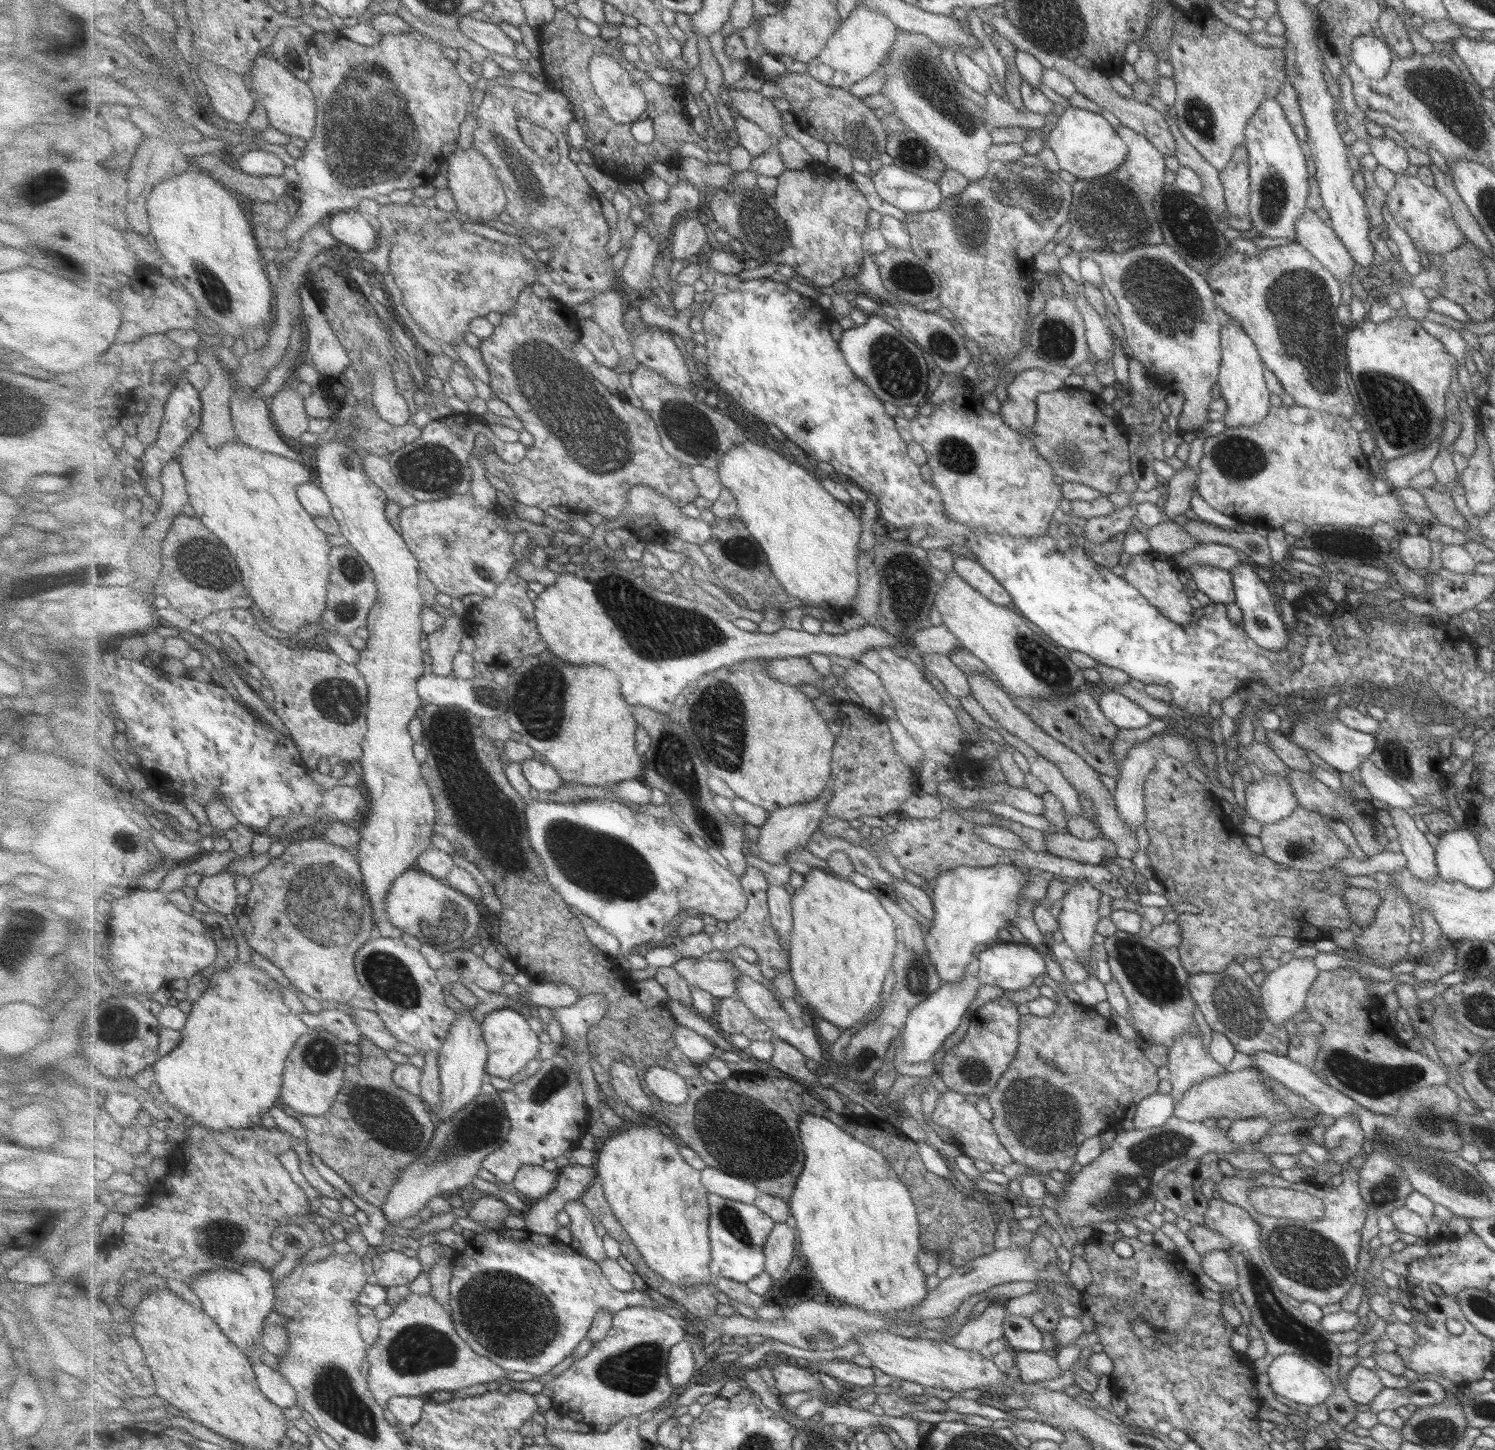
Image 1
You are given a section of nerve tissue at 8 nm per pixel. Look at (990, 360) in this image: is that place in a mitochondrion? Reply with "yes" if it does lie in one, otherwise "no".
no

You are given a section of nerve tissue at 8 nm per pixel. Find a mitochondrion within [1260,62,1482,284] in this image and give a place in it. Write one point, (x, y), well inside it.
(1433, 89)

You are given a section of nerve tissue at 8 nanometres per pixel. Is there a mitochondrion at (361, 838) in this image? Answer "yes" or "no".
no

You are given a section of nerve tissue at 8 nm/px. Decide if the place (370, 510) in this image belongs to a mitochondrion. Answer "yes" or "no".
no

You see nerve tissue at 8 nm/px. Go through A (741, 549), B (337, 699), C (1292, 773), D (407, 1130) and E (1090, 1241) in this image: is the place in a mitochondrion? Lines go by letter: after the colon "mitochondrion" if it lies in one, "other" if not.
A: mitochondrion
B: mitochondrion
C: other
D: mitochondrion
E: other

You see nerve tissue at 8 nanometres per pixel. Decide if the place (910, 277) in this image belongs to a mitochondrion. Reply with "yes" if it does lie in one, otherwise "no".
yes

